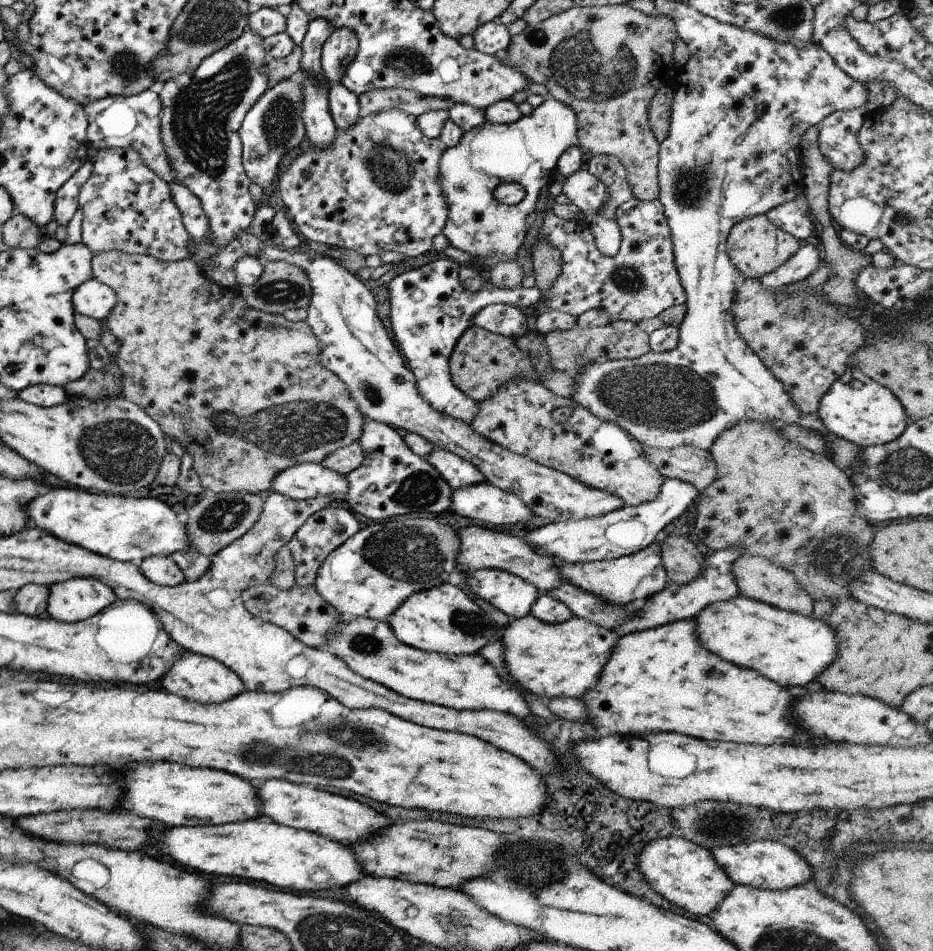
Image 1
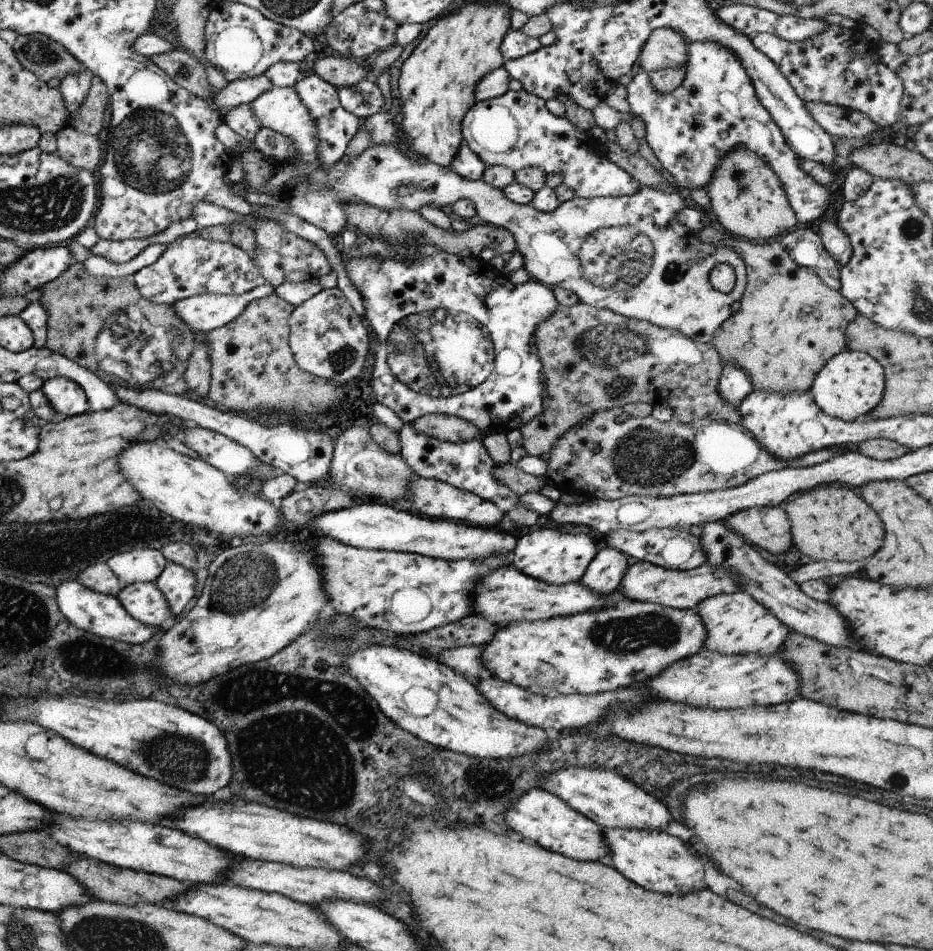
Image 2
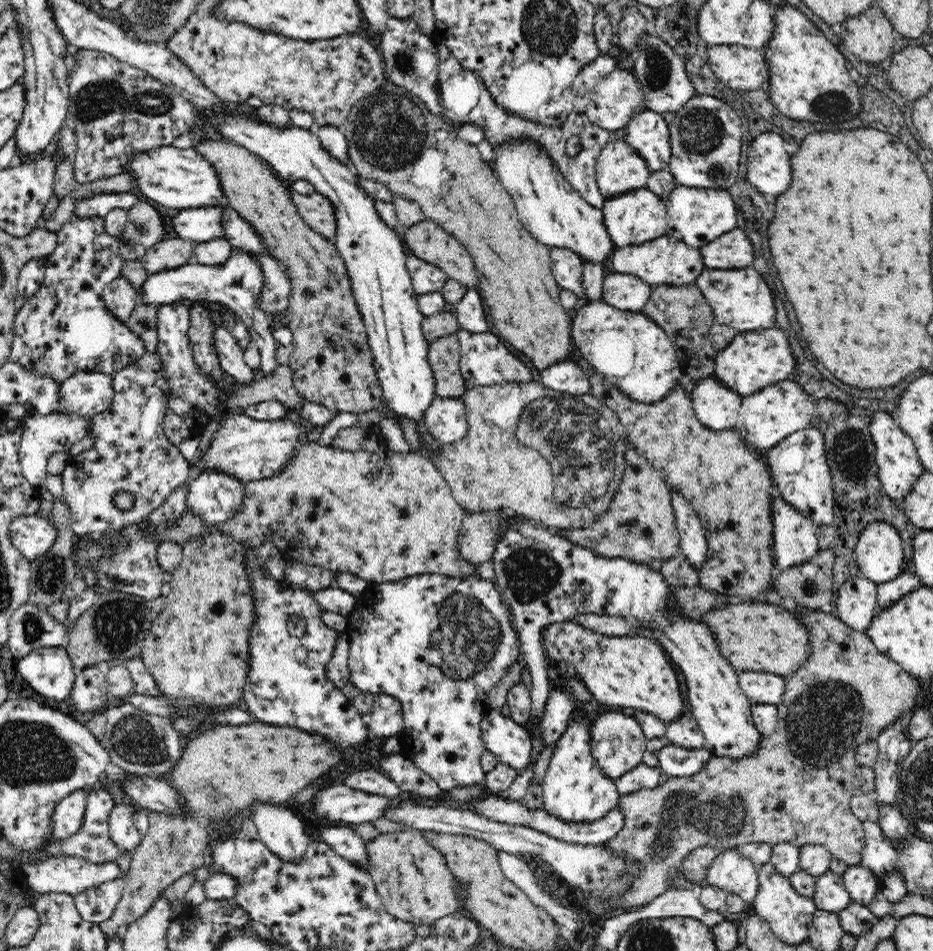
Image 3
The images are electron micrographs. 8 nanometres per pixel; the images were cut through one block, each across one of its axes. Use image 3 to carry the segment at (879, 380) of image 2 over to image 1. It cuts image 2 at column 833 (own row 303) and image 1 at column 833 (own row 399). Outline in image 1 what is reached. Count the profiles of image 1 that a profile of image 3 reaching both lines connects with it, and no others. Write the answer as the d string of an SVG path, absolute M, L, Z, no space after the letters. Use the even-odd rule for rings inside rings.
M845 369L821 396L816 412L827 431L860 448L887 444L895 440L907 426L907 416L897 397L860 370Z

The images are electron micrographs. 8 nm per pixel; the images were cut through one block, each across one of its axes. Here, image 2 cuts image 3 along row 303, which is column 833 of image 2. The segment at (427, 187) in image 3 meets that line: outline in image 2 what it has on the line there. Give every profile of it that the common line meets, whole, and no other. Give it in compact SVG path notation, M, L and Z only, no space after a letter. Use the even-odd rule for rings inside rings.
M835 484L820 485L807 492L792 496L781 504L790 524L790 536L793 548L796 548L807 558L818 561L857 562L857 558L869 558L881 548L884 538L882 521L877 514L860 498L857 490Z

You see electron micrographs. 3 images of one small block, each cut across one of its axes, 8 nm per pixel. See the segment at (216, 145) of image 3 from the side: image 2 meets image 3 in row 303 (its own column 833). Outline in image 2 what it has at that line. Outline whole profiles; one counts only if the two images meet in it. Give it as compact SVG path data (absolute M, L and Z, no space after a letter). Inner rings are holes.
M714 223L696 233L701 242L717 248L725 246L729 250L733 249L745 264L747 282L739 300L739 309L727 320L723 320L711 338L711 344L721 362L741 368L749 376L751 390L777 394L808 392L815 375L827 360L846 348L845 328L855 318L856 310L839 291L829 288L811 269L797 266L777 239L763 244L751 244L745 239L733 238Z

